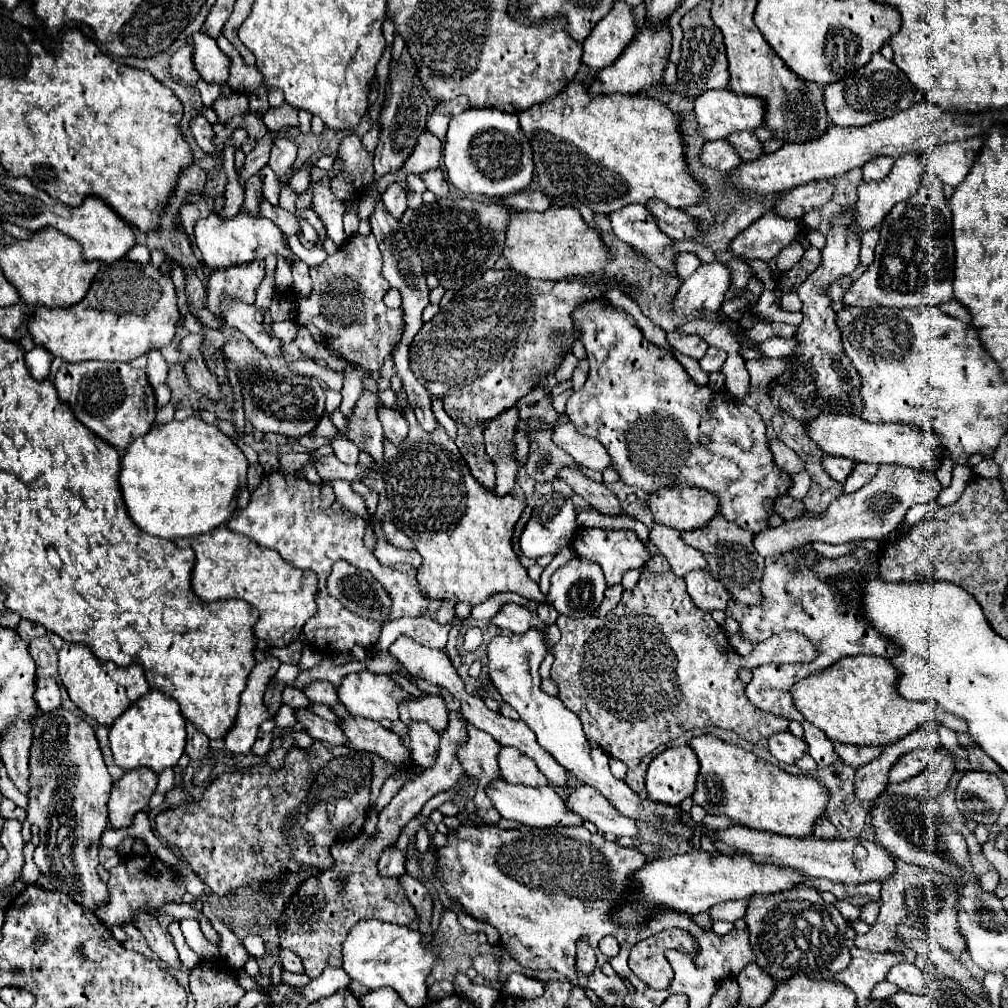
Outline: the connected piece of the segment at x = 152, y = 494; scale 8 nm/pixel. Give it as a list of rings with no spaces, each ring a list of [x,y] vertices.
[[[189,417],[185,421],[155,425],[147,435],[135,439],[121,457],[119,485],[131,519],[141,525],[145,533],[165,539],[197,537],[225,525],[237,511],[239,491],[247,485],[247,469],[247,459],[231,437],[199,417]]]

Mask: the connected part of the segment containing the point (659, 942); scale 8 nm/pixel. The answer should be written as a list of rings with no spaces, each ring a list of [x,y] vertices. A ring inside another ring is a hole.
[[[667,929],[659,935],[651,935],[631,949],[629,967],[635,975],[649,984],[649,987],[667,989],[675,973],[665,957],[665,949],[675,947],[675,943],[693,943],[693,939],[687,931],[681,929]]]

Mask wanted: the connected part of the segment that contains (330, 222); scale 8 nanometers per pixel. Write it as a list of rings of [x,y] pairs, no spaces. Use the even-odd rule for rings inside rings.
[[[315,185],[313,193],[315,193],[315,199],[313,199],[313,207],[311,209],[323,221],[323,225],[327,229],[327,237],[335,245],[341,245],[345,241],[345,237],[347,237],[345,231],[343,231],[343,213],[345,213],[343,203],[331,193],[329,187]]]

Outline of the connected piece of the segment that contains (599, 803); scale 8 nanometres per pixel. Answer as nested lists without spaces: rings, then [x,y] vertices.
[[[579,785],[573,789],[567,789],[565,805],[569,811],[579,815],[585,821],[591,821],[601,833],[613,833],[615,837],[637,837],[637,823],[635,819],[629,819],[621,815],[597,789]]]

